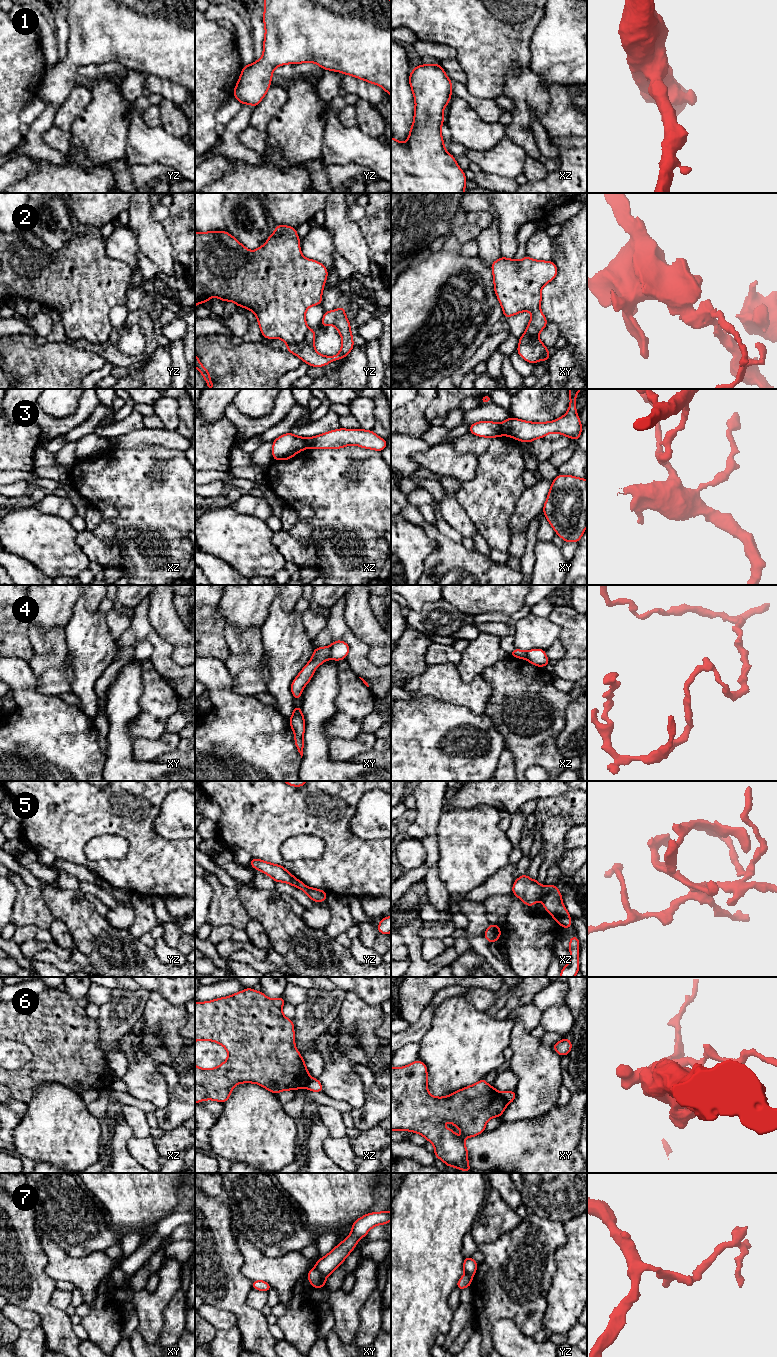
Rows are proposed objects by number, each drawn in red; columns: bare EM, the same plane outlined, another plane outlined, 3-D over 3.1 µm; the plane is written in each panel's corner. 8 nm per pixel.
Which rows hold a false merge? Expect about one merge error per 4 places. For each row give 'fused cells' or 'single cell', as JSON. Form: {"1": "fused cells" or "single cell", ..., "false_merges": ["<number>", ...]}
{"1": "single cell", "2": "fused cells", "3": "fused cells", "4": "fused cells", "5": "fused cells", "6": "fused cells", "7": "fused cells", "false_merges": ["2", "3", "4", "5", "6", "7"]}

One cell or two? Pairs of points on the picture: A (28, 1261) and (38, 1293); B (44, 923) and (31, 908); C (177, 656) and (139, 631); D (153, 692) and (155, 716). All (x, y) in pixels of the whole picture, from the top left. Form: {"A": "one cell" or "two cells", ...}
{"A": "one cell", "B": "one cell", "C": "two cells", "D": "one cell"}

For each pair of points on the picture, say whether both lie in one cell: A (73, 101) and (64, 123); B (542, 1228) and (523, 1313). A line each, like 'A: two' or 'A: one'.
A: one
B: one

